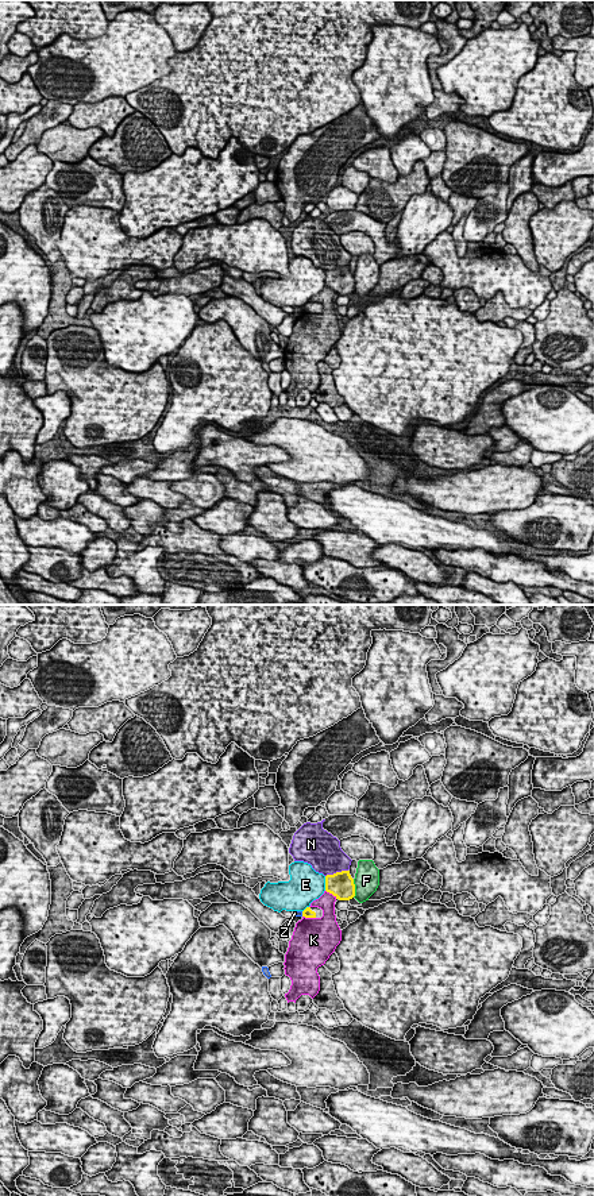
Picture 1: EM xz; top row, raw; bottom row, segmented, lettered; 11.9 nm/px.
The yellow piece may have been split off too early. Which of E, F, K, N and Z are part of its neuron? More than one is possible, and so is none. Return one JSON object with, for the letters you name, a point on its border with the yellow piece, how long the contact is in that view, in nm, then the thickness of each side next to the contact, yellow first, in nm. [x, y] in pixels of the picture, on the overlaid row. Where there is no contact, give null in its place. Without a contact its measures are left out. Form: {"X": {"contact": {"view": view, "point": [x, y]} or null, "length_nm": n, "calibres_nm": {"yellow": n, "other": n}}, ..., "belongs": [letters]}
{"belongs": []}

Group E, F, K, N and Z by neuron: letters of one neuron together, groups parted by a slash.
E / F / K / N / Z

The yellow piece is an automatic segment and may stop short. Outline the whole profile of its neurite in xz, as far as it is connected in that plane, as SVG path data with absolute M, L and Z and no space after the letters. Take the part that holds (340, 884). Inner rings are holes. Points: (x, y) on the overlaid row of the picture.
M350 871L336 872L325 876L325 891L339 900L350 900L355 896L354 879Z

